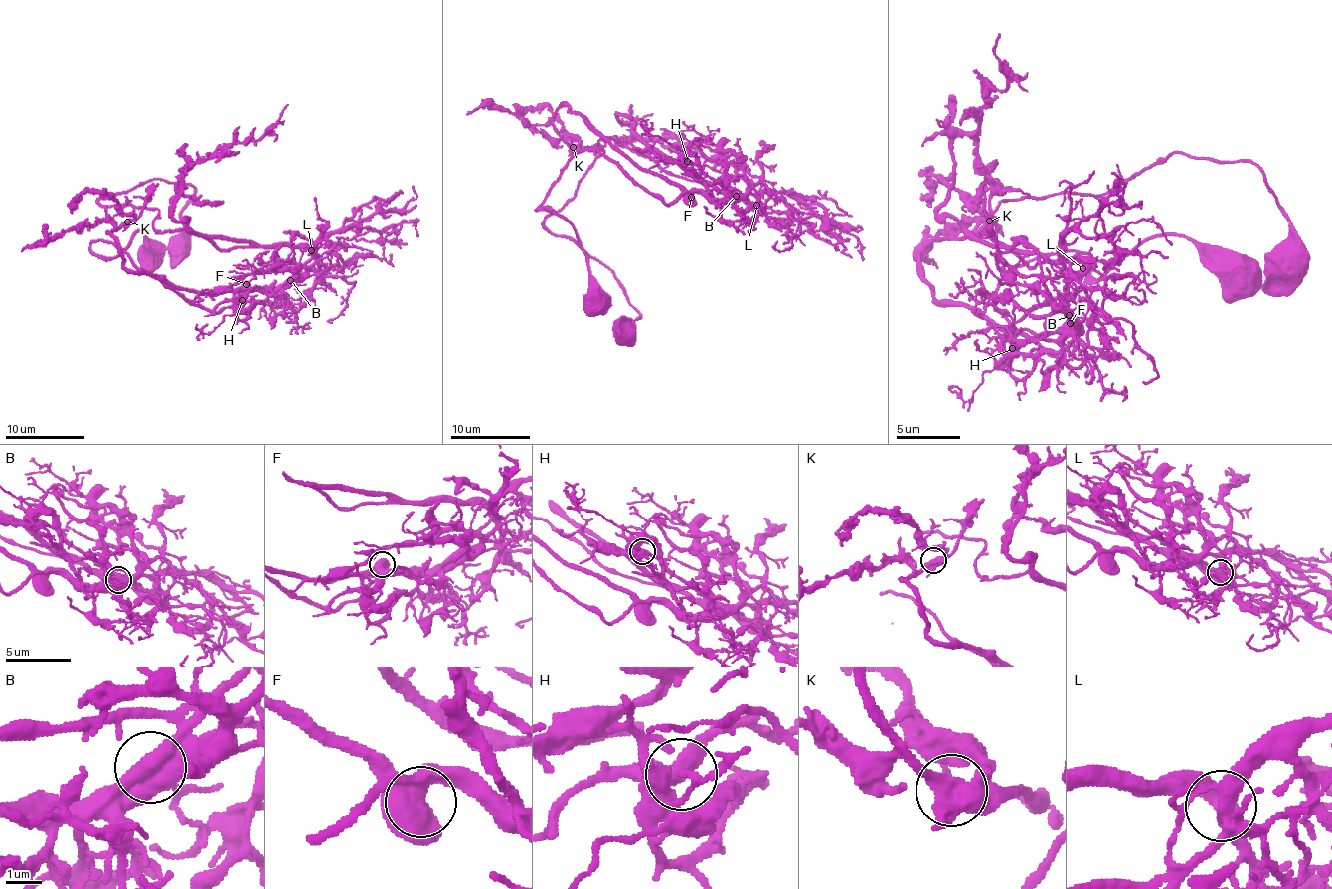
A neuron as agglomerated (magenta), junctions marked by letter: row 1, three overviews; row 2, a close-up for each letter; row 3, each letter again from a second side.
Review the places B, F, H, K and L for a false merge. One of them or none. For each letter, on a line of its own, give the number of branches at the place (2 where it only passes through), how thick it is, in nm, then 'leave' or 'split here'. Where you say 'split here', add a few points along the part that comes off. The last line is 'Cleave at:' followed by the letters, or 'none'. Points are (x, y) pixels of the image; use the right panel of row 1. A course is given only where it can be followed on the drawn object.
B: 3 | 480 nm | split here | (1070, 316), (1079, 262), (1025, 265), (983, 221), (1104, 195), (1175, 153), (1261, 173), (1289, 223), (1277, 297)
F: 3 | 500 nm | leave
H: 3 | 460 nm | leave
K: 3 | 440 nm | leave
L: 3 | 500 nm | leave
Cleave at: B

